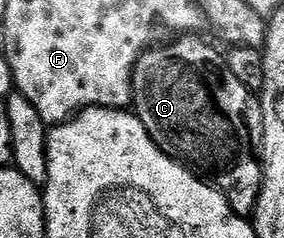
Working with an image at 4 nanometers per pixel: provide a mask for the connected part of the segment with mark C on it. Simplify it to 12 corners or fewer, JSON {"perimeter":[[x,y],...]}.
{"perimeter":[[194,34],[131,74],[133,113],[242,219],[263,110]]}

